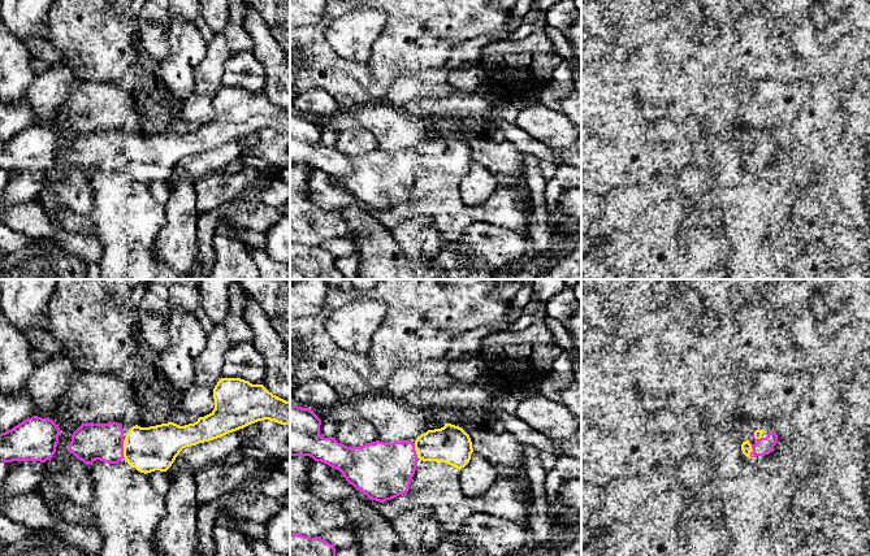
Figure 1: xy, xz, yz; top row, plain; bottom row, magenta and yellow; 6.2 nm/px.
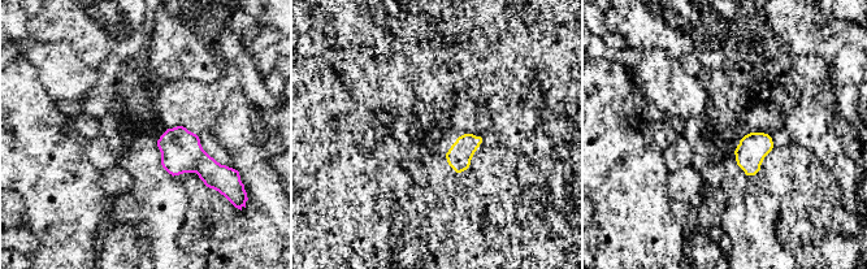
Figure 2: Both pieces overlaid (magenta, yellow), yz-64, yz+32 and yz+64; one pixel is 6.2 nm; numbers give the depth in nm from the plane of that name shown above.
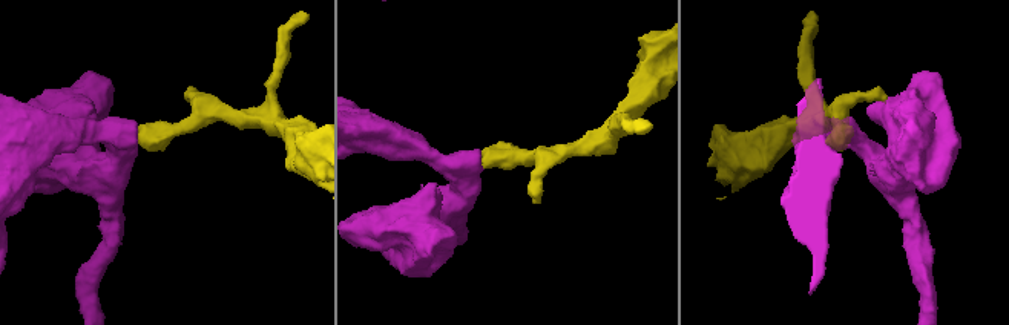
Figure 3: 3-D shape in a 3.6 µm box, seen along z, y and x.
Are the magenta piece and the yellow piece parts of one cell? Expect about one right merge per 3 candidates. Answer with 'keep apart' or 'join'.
join

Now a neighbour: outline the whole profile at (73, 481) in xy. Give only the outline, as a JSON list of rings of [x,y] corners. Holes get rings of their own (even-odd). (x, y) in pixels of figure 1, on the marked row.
[[[81,460],[66,462],[56,473],[48,473],[44,468],[43,477],[51,479],[57,495],[73,504],[90,505],[94,500],[90,468]]]

